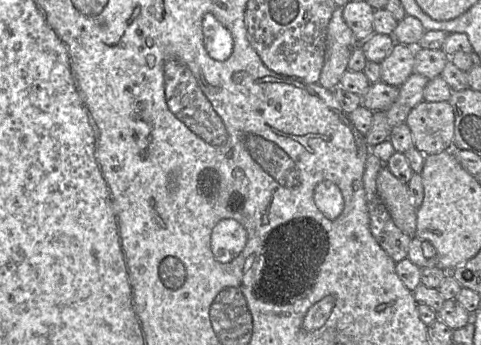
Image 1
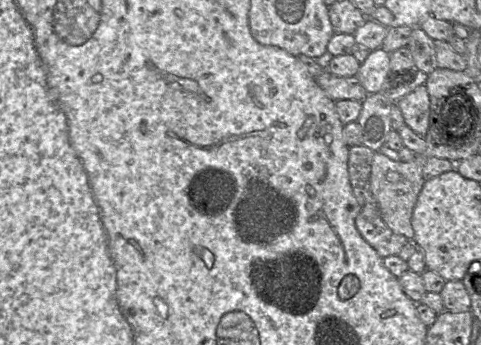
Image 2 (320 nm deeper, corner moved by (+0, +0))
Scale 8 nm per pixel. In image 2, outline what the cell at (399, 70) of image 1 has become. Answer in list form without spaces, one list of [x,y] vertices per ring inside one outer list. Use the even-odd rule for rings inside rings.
[[[378,48],[370,52],[355,77],[368,94],[373,94],[386,87],[386,81],[391,74],[390,53]]]

